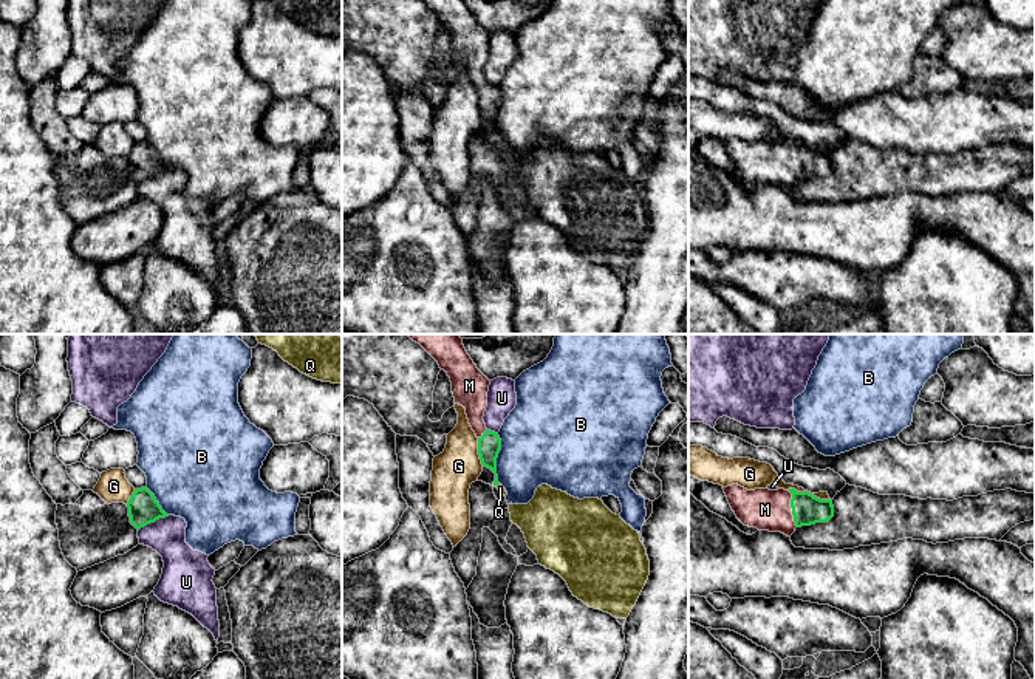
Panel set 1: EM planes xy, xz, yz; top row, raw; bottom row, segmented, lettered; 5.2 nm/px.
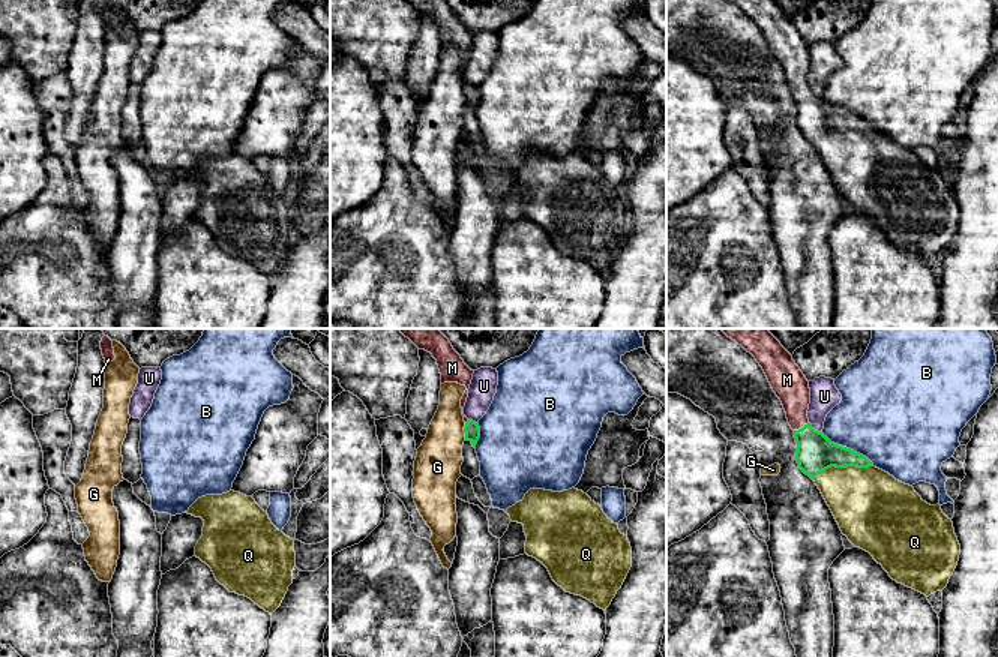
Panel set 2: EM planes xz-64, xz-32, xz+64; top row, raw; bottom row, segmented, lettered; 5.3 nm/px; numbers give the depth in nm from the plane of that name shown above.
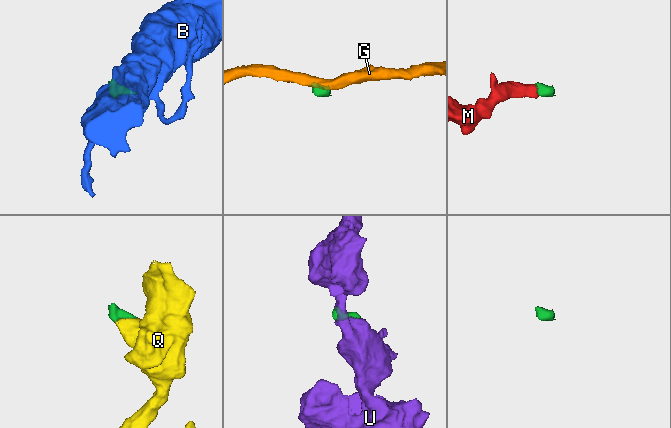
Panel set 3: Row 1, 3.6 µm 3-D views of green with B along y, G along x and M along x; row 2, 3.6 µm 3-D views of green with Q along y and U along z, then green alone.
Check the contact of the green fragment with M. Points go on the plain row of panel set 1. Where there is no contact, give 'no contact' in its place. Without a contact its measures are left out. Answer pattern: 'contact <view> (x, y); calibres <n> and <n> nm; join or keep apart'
contact yz (792, 163); calibres 160 and 220 nm; join

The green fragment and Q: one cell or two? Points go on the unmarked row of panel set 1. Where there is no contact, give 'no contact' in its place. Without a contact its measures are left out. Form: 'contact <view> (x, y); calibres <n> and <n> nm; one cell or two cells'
contact xz (497, 136); calibres 120 and 40 nm; one cell

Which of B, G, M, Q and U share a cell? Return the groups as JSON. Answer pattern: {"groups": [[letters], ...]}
{"groups": [["B"], ["G"], ["M", "Q"], ["U"]]}

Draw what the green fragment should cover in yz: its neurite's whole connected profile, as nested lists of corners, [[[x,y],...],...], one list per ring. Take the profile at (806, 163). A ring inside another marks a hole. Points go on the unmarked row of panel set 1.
[[[738,138],[722,142],[736,172],[758,184],[791,190],[797,181],[826,176],[834,170],[832,153],[820,153],[809,145],[747,144]]]

